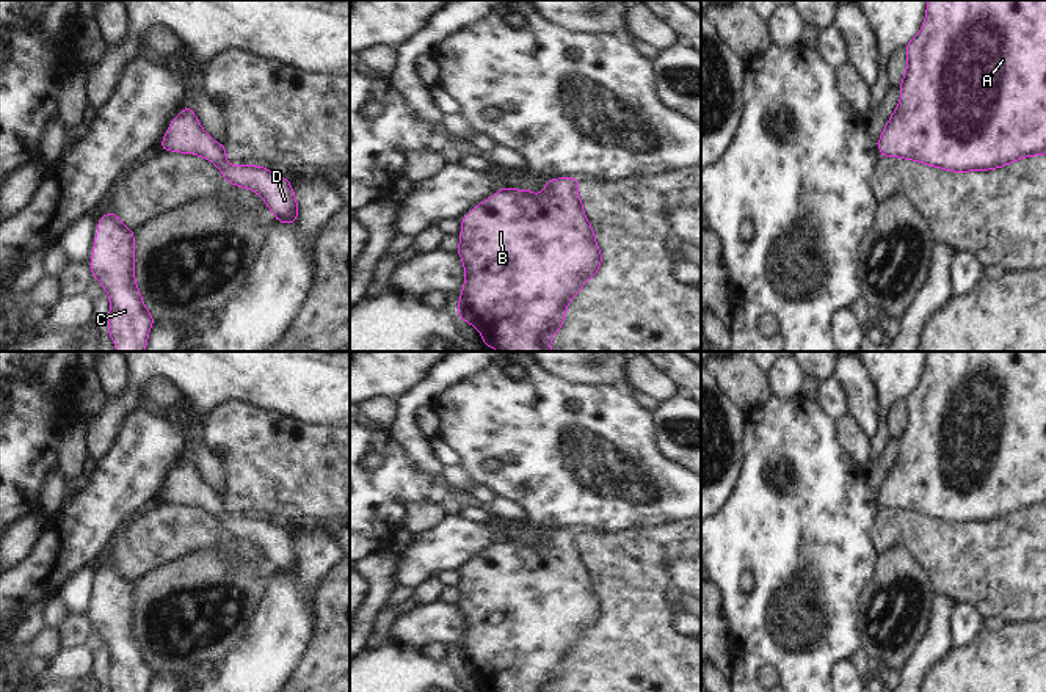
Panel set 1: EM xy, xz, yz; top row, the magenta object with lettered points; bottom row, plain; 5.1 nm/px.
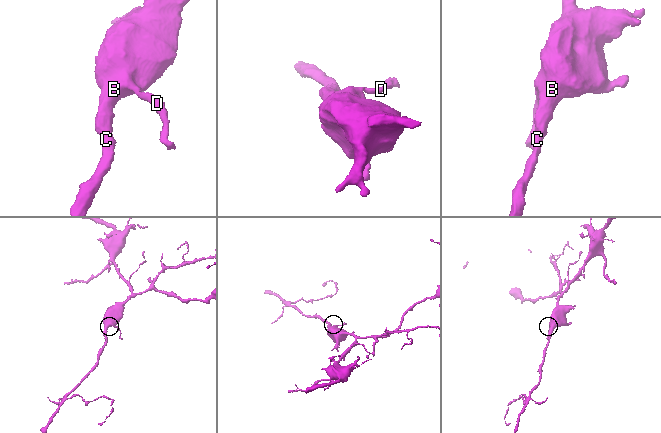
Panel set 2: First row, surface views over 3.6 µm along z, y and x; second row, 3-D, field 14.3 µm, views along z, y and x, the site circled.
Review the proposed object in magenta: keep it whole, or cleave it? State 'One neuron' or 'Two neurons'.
One neuron

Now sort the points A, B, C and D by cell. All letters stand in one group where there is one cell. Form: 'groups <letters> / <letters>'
groups A B C D

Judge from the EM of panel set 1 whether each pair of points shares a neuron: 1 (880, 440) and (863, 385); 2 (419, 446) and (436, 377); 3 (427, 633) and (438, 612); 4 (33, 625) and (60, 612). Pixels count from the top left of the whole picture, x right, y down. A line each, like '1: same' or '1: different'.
1: different
2: same
3: same
4: different

